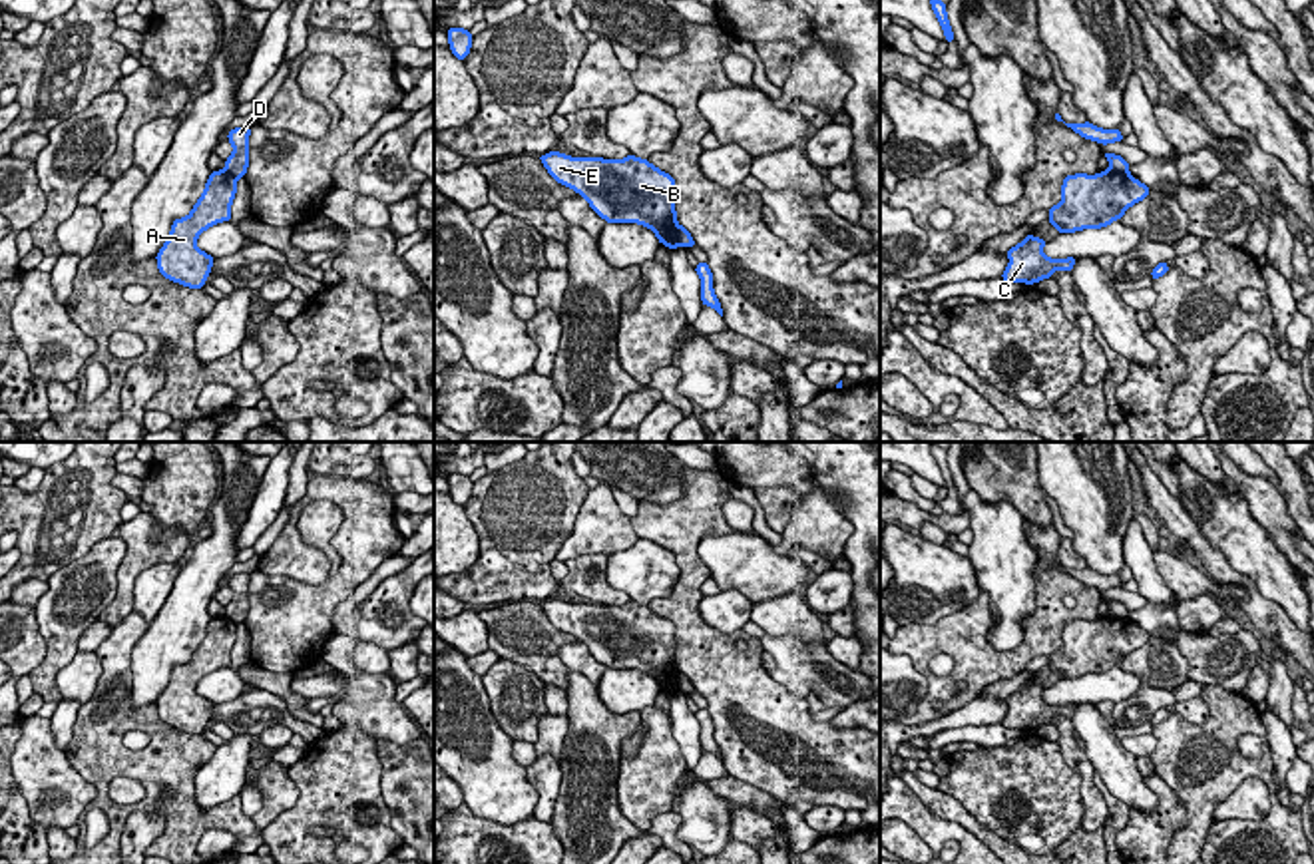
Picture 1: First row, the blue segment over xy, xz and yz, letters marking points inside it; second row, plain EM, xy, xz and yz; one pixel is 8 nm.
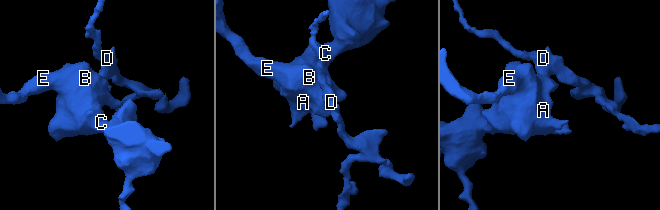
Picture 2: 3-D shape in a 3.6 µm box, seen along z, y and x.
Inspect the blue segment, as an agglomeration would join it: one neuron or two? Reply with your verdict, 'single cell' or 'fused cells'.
fused cells

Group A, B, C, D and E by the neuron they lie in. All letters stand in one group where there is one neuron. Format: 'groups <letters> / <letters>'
groups A B C E / D

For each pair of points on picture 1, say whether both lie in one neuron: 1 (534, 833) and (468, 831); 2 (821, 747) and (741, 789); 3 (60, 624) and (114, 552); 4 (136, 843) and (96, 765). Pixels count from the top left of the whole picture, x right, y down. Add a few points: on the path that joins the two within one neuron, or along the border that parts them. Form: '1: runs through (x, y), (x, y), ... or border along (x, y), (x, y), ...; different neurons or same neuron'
1: runs through (518, 833), (484, 831); same neuron
2: border along (729, 773), (783, 803); different neurons
3: runs through (70, 606), (96, 570); same neuron
4: border along (166, 815), (150, 811), (132, 813), (120, 843); different neurons

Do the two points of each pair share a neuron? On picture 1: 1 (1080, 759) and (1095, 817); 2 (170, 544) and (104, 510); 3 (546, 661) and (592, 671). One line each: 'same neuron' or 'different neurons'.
1: same neuron
2: different neurons
3: different neurons

